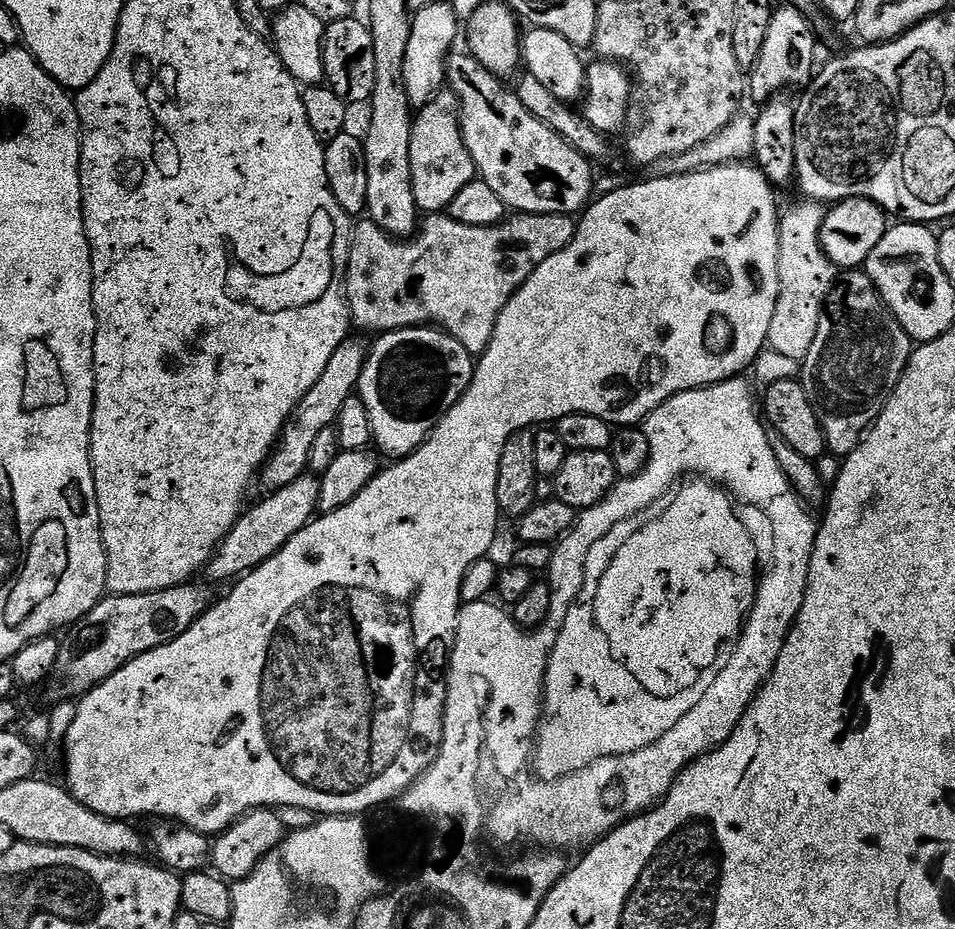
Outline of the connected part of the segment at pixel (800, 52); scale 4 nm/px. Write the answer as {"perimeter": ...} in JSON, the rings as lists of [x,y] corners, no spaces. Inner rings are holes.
{"perimeter":[[[791,6],[785,8],[785,12],[773,11],[766,30],[766,42],[762,42],[762,54],[758,54],[758,62],[750,76],[751,99],[753,96],[759,102],[767,102],[773,96],[788,90],[784,88],[803,89],[814,75],[813,53],[818,37],[812,33],[809,17],[805,13]]]}

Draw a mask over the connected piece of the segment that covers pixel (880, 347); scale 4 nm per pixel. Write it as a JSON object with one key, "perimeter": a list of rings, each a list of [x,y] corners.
{"perimeter":[[[845,271],[828,295],[817,337],[798,368],[798,379],[804,385],[806,398],[818,418],[820,429],[824,431],[824,442],[829,453],[833,452],[837,458],[843,458],[859,446],[865,432],[880,417],[890,394],[898,386],[913,351],[914,341],[893,318],[892,311],[884,305],[867,271]]]}

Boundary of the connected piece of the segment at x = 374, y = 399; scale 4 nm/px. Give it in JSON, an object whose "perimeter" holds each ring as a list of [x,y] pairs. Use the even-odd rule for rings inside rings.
{"perimeter":[[[436,326],[400,328],[396,332],[377,335],[373,340],[376,341],[371,341],[364,369],[360,372],[358,395],[370,416],[375,451],[395,462],[414,454],[414,450],[427,442],[428,435],[440,425],[440,419],[463,398],[476,373],[476,365],[466,346]]]}

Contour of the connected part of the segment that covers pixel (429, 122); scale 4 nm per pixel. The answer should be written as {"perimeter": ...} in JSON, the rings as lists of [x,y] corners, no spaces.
{"perimeter":[[[440,91],[425,108],[415,113],[410,134],[410,170],[416,207],[424,214],[443,213],[450,202],[454,202],[458,190],[477,179],[476,167],[464,146],[464,136],[460,133],[455,92]]]}

